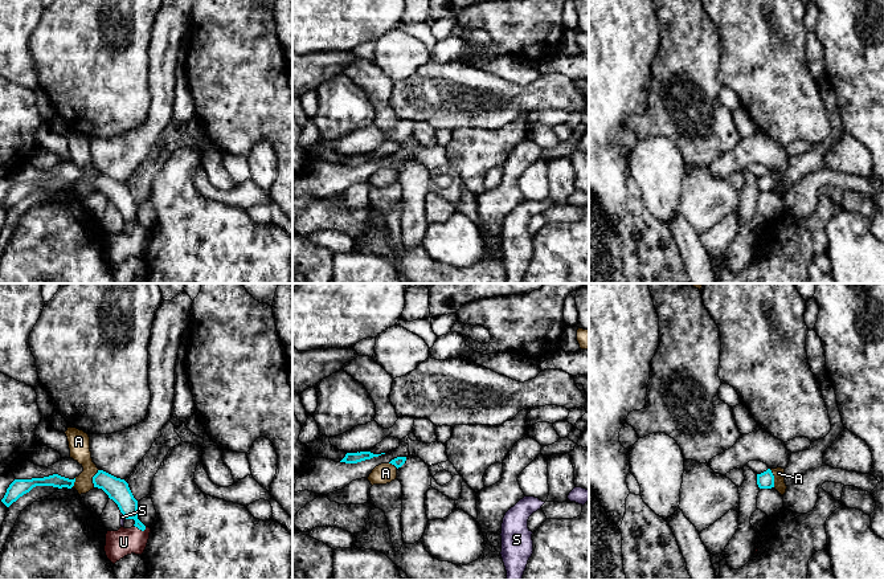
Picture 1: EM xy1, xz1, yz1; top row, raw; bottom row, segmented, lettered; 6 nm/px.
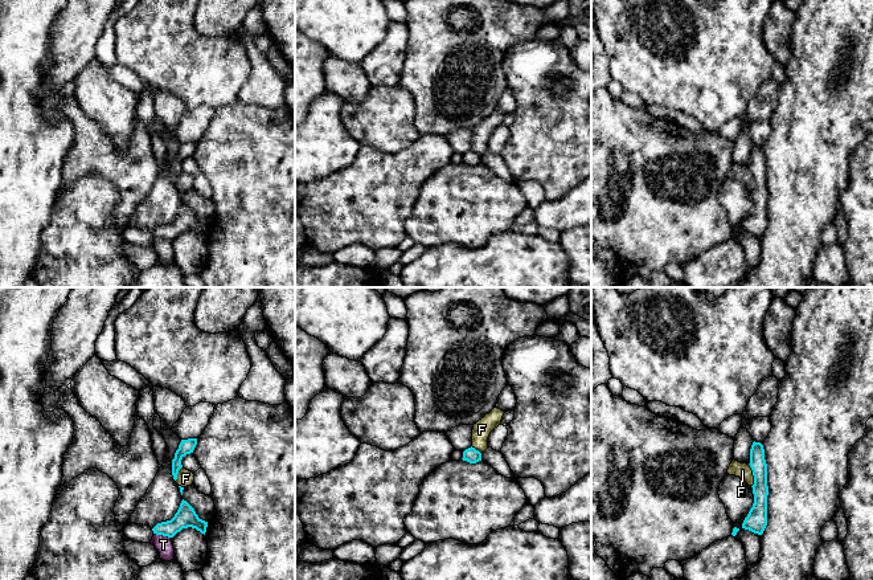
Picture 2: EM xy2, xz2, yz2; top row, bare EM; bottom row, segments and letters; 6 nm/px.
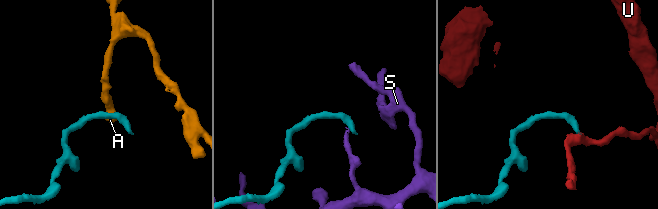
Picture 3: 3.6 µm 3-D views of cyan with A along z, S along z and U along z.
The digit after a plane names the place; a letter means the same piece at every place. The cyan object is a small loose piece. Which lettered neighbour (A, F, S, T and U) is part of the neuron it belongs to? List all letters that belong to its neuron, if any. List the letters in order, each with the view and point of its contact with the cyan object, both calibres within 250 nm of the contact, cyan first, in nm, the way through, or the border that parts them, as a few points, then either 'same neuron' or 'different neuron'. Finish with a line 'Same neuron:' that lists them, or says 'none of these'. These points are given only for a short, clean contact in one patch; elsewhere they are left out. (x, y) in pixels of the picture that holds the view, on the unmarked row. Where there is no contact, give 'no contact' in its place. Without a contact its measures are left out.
A: yz1 (773, 182) | 100/70 nm | along yz1 (769, 172), (774, 190) | different neuron
F: yz2 (753, 178) | 120/90 nm | along yz2 (749, 167), (753, 175), (751, 190) | different neuron
S: xy1 (123, 217) | 140/30 nm | different neuron
T: xy2 (163, 239) | 130/100 nm | along xy2 (154, 236), (171, 241) | different neuron
U: xy1 (140, 232) | 120/160 nm | across xy1 (121, 197), (140, 232), (129, 244), (123, 245) | same neuron
Same neuron: U

